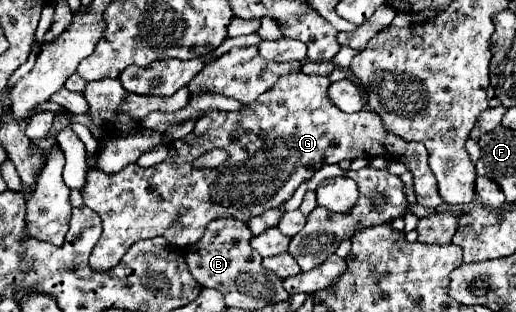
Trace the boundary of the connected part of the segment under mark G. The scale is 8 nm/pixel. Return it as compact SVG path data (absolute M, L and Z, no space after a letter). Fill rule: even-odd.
M293 71L293 73L281 75L279 81L275 83L275 87L271 87L271 91L259 95L259 99L255 99L255 103L249 103L239 111L207 111L195 123L195 129L187 137L171 141L167 145L167 149L169 149L167 159L155 167L131 165L131 167L119 171L119 175L103 175L103 171L99 171L99 169L89 169L87 183L81 189L83 203L89 209L97 211L103 221L101 239L97 241L97 245L89 257L91 269L93 271L113 269L119 263L121 255L125 255L135 241L151 239L157 235L165 237L169 243L173 243L177 247L195 245L203 237L203 231L209 221L219 219L219 217L233 217L239 221L249 221L251 217L261 215L267 209L279 207L281 203L291 199L295 189L301 183L309 181L313 177L313 173L317 169L321 169L323 165L335 165L343 159L353 161L357 157L371 159L375 155L385 155L393 161L401 161L413 173L417 203L423 207L439 207L443 203L443 199L437 191L435 175L427 165L429 155L427 155L425 145L405 141L405 139L389 133L385 129L385 125L381 123L381 117L375 115L373 111L359 111L353 115L343 113L329 99L329 95L327 95L329 85L331 85L329 77L305 75L303 71ZM215 147L225 149L231 155L231 159L223 167L217 167L215 171L193 171L191 163L195 161L195 157L207 153Z

